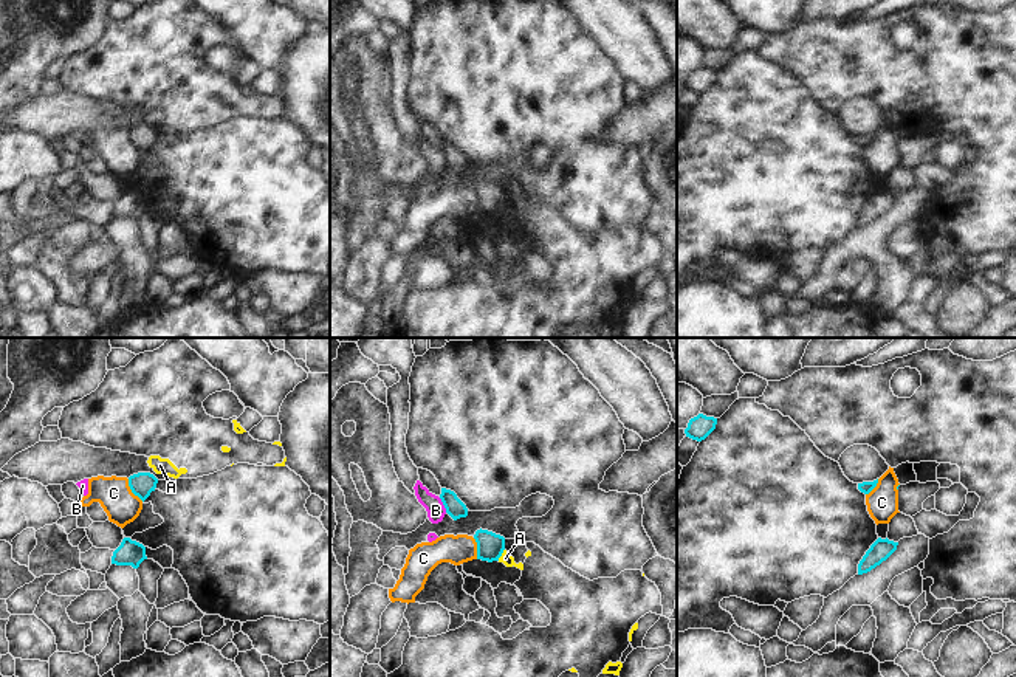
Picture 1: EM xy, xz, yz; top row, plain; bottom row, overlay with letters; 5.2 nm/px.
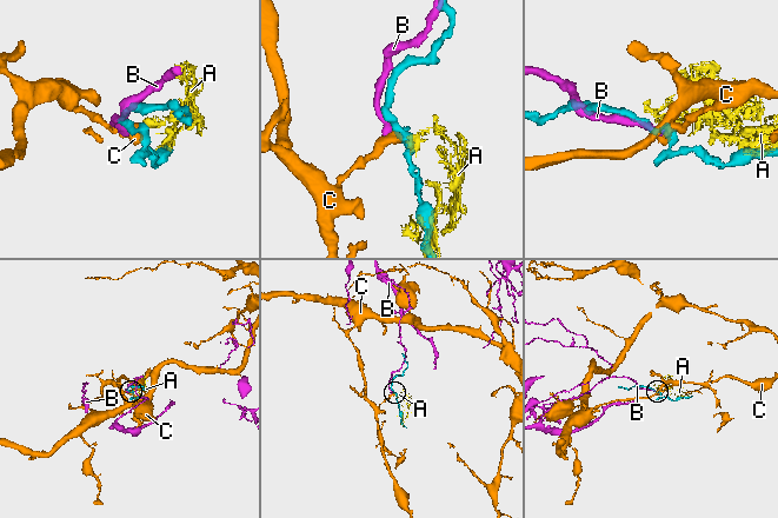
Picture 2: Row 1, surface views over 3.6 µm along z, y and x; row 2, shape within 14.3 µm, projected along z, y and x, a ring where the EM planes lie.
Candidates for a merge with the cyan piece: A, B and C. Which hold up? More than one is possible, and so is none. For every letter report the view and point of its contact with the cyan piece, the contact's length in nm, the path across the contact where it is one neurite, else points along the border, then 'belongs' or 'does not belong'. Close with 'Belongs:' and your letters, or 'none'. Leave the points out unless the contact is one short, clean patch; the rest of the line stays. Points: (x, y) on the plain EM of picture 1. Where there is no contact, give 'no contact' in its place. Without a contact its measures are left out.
A: xz (501, 208) | 70 nm | does not belong
B: xz (443, 157) | 90 nm | along xz (439, 151), (446, 164) | does not belong
C: xy (132, 144) | 150 nm | along xy (127, 132), (129, 141), (143, 154) | does not belong
Belongs: none

